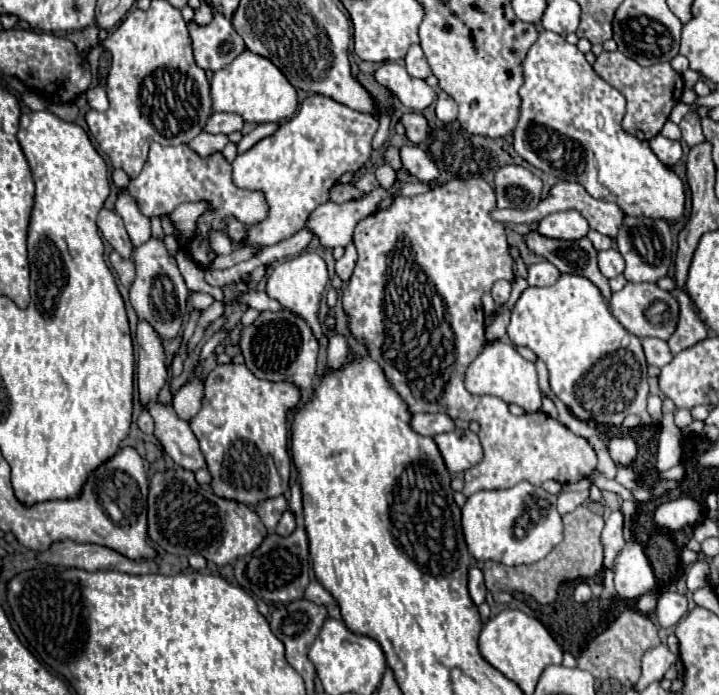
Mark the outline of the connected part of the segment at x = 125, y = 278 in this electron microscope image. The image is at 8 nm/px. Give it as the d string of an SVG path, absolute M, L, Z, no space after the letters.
M111 252L111 258L109 260L111 260L111 264L113 264L113 268L115 268L121 284L125 288L129 288L133 284L133 280L135 280L135 262L133 260L125 260L117 252Z

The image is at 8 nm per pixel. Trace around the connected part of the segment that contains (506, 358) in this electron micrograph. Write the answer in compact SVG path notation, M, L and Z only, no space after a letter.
M499 340L489 342L485 350L469 364L465 388L471 394L491 394L507 404L519 404L525 408L525 412L539 412L541 410L541 396L539 396L539 384L537 384L537 370L533 362L525 360L513 346L503 344Z

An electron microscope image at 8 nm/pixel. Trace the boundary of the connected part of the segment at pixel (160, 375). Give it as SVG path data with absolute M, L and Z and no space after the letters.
M139 322L137 326L137 344L139 344L137 388L143 408L147 408L151 400L157 400L159 390L167 382L165 354L159 334L147 322Z

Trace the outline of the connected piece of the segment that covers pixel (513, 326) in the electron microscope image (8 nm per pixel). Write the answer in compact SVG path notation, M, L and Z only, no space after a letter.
M561 274L553 286L529 286L511 310L507 334L513 344L531 348L545 362L551 392L579 420L621 426L625 416L637 414L651 424L647 414L647 362L641 342L615 320L591 280Z

